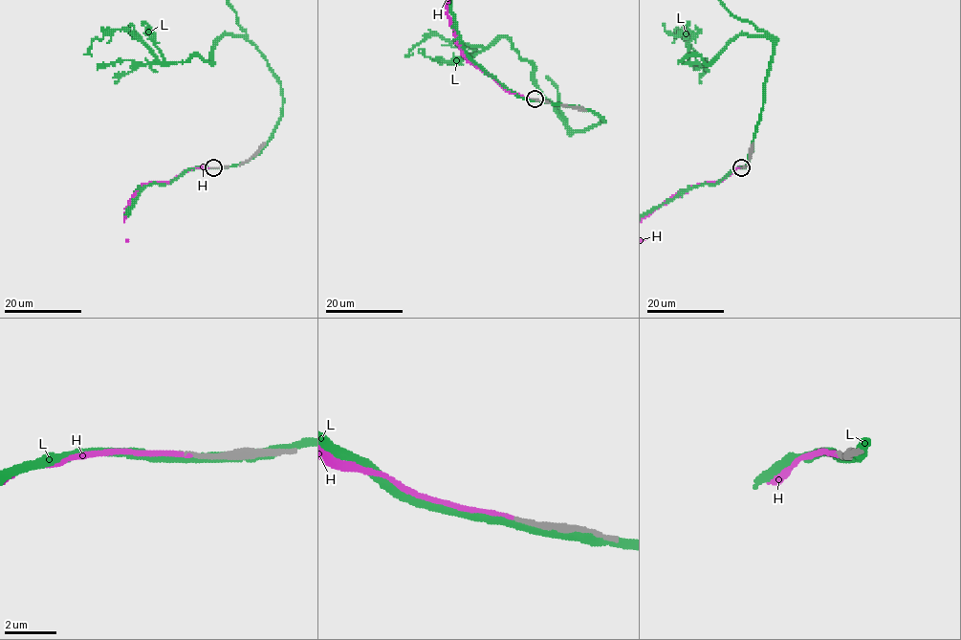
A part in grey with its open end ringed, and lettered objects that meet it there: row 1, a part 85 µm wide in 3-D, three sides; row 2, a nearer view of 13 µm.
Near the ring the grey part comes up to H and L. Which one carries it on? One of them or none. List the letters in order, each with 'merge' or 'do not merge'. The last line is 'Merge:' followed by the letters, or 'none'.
H: merge
L: do not merge
Merge: H

